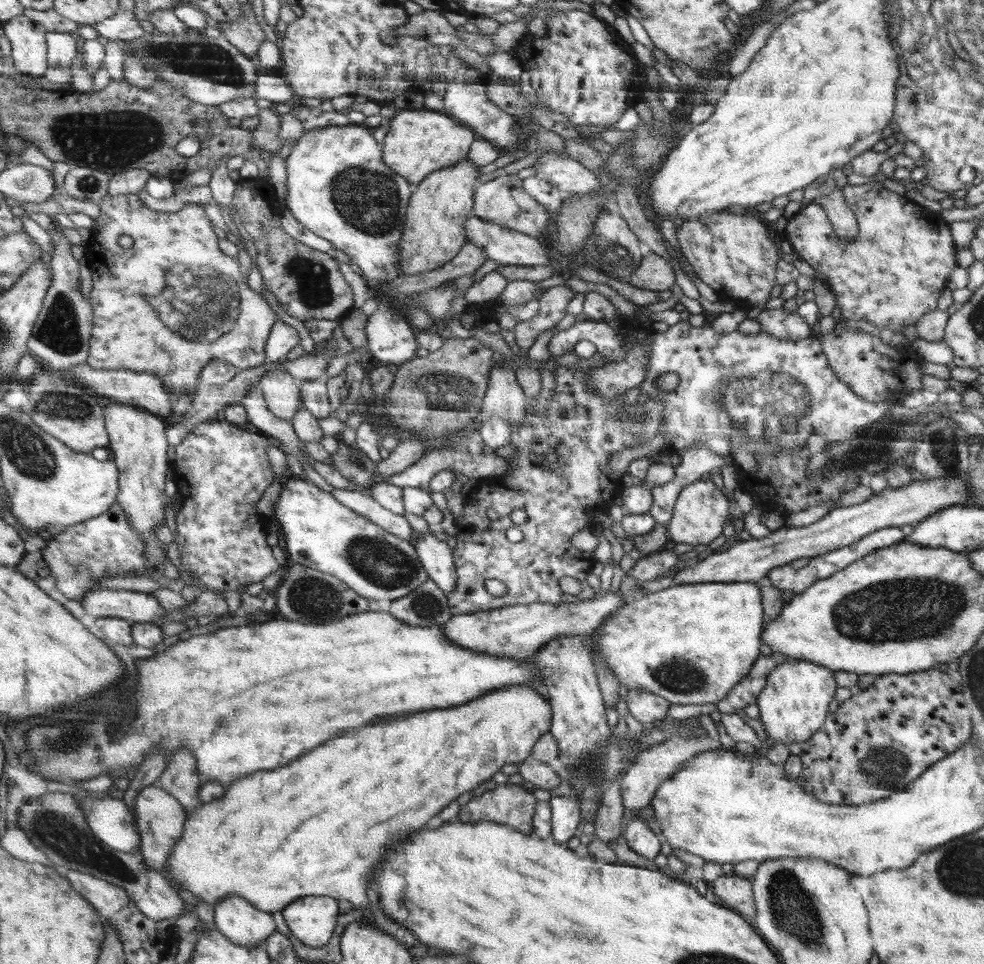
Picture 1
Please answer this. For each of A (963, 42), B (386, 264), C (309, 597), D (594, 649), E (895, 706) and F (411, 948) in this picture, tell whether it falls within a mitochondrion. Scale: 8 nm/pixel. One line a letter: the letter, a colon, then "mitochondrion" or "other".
A: mitochondrion
B: other
C: mitochondrion
D: other
E: other
F: other

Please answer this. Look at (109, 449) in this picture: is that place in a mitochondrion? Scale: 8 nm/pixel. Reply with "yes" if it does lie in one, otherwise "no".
no

